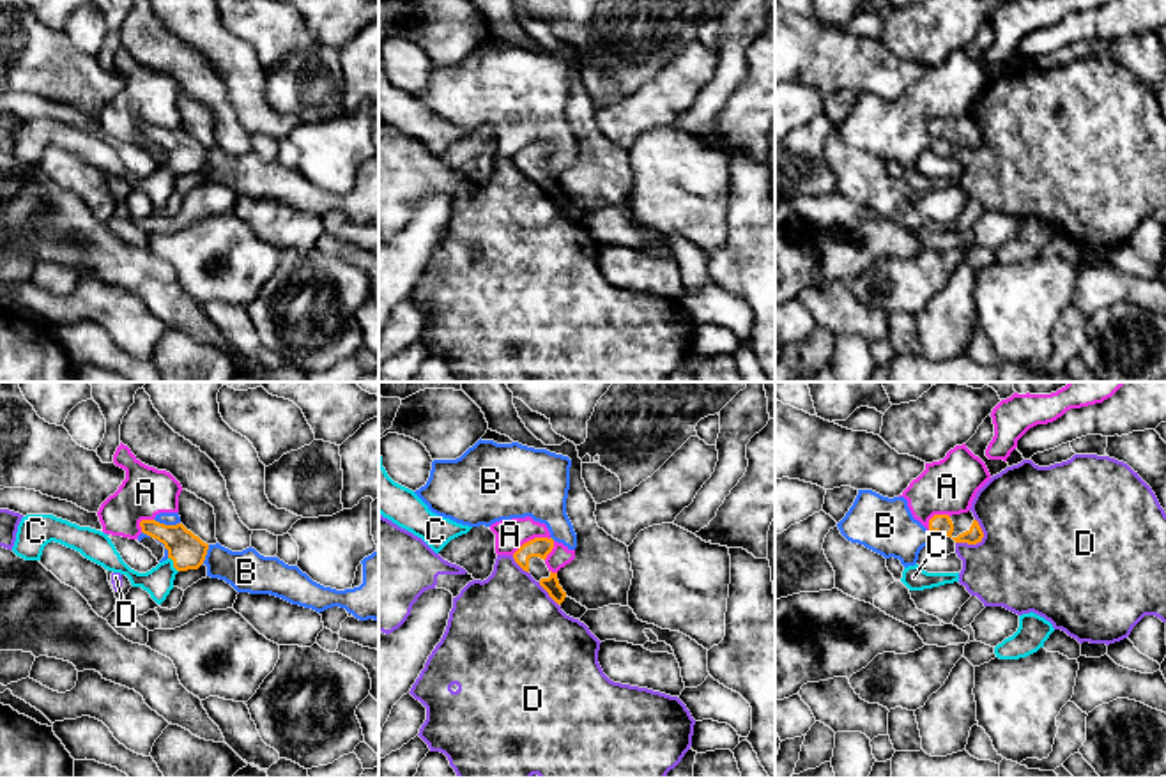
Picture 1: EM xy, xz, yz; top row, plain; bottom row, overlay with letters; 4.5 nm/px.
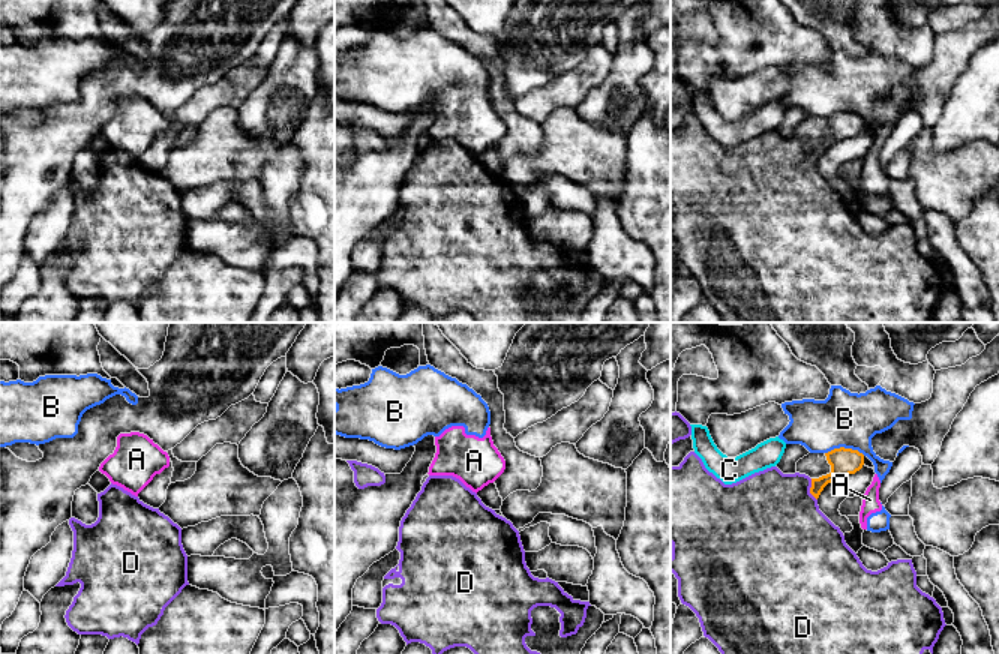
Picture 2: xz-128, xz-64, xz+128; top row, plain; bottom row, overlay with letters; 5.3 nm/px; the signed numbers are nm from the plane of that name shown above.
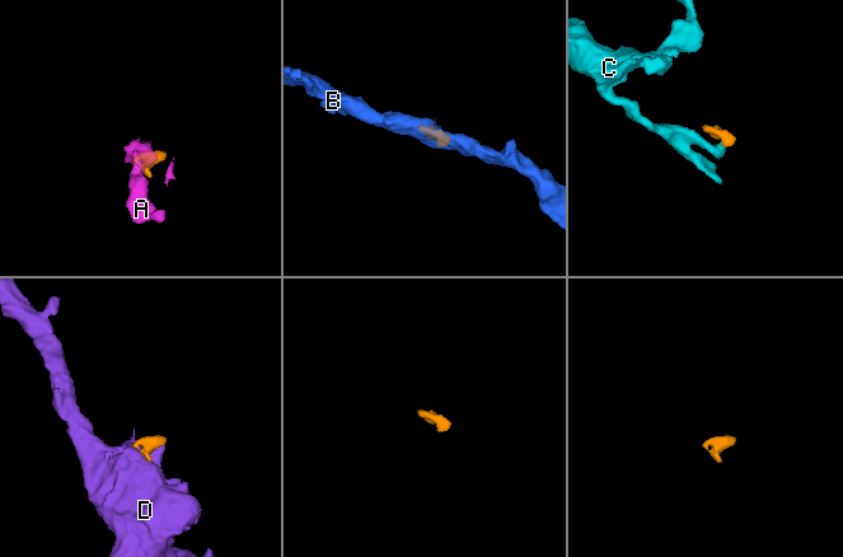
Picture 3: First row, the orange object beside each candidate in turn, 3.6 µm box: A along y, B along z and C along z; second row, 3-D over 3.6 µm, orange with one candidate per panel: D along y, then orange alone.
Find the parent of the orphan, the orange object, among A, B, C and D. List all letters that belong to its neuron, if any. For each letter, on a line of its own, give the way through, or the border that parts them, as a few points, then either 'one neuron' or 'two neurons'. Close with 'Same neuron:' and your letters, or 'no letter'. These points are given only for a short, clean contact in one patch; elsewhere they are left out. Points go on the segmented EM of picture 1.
A: border xz (551, 538), (531, 538), (512, 554); two neurons
B: border xy (154, 518), (165, 524), (179, 524); two neurons
C: way xy (186, 550), (174, 564), (158, 582); one neuron
D: border yz (975, 518), (982, 538), (975, 543), (956, 543); two neurons
Same neuron: C

